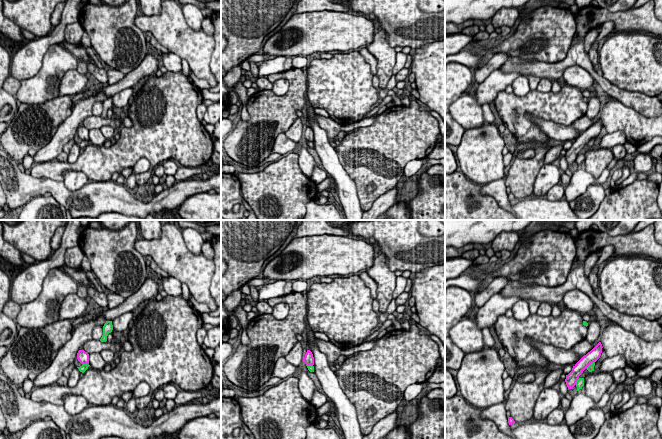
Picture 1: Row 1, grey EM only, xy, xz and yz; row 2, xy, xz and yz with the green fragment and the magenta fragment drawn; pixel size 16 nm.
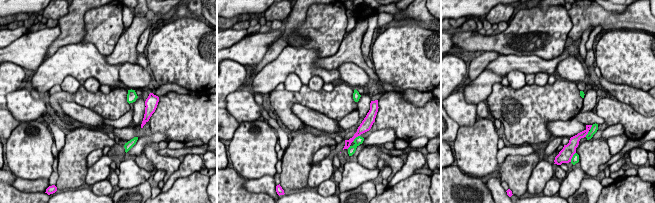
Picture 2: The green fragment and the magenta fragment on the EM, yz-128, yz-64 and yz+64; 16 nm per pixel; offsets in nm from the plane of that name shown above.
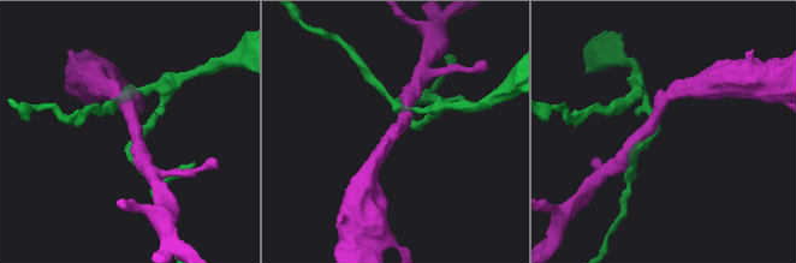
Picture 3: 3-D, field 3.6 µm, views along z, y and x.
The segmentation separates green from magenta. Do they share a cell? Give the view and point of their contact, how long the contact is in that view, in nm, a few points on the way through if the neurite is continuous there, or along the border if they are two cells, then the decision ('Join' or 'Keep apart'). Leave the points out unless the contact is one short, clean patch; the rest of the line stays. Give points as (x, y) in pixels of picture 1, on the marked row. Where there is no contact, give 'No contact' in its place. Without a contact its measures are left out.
Touches green at xy (85, 364). Shared border 120 nm. Keep apart

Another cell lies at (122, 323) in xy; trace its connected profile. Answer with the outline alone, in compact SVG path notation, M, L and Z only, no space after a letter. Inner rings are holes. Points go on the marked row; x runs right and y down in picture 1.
M132 311L124 313L121 316L112 320L113 330L126 332L129 329L130 325L132 324L133 320L134 315Z

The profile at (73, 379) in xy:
M77 367L72 370L68 378L68 387L75 387L77 385L78 380L80 379L80 373L81 372Z

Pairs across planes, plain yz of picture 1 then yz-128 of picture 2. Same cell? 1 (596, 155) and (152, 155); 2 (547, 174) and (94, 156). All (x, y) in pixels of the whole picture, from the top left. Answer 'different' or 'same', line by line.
1: different
2: different

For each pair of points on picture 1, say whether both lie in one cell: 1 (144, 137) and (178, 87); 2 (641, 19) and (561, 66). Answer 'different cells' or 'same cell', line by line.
1: same cell
2: different cells

